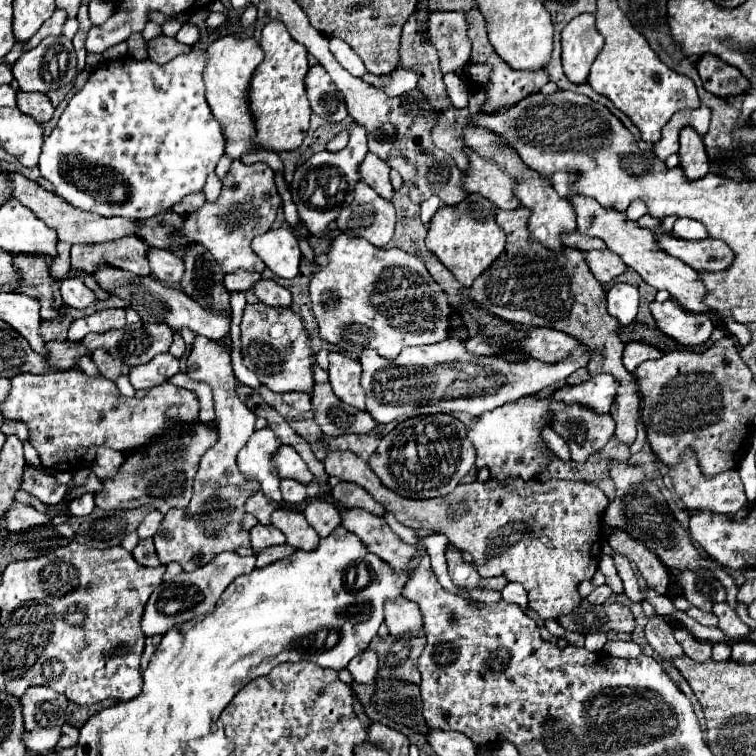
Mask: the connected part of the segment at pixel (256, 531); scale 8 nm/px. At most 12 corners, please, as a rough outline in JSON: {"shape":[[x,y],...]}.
{"shape":[[255,525],[251,545],[255,553],[285,543],[285,535],[273,525]]}

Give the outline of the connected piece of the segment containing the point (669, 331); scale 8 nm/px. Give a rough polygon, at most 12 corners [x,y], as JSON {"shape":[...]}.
{"shape":[[671,299],[653,301],[657,327],[681,345],[713,333],[705,313],[687,313]]}

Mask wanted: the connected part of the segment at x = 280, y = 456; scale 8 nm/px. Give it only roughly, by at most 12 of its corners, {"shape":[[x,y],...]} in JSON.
{"shape":[[289,445],[275,455],[281,479],[303,485],[313,479],[305,461]]}

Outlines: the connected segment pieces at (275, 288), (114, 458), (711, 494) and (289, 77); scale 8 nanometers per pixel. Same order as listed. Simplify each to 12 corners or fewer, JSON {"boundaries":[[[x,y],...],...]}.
{"boundaries":[[[271,279],[251,291],[263,305],[289,307],[291,293]],[[101,447],[93,461],[97,477],[111,477],[123,465],[121,451]],[[685,449],[669,467],[687,509],[737,513],[747,503],[737,471],[703,477]],[[271,21],[247,91],[253,145],[295,151],[309,129],[307,49]]]}

